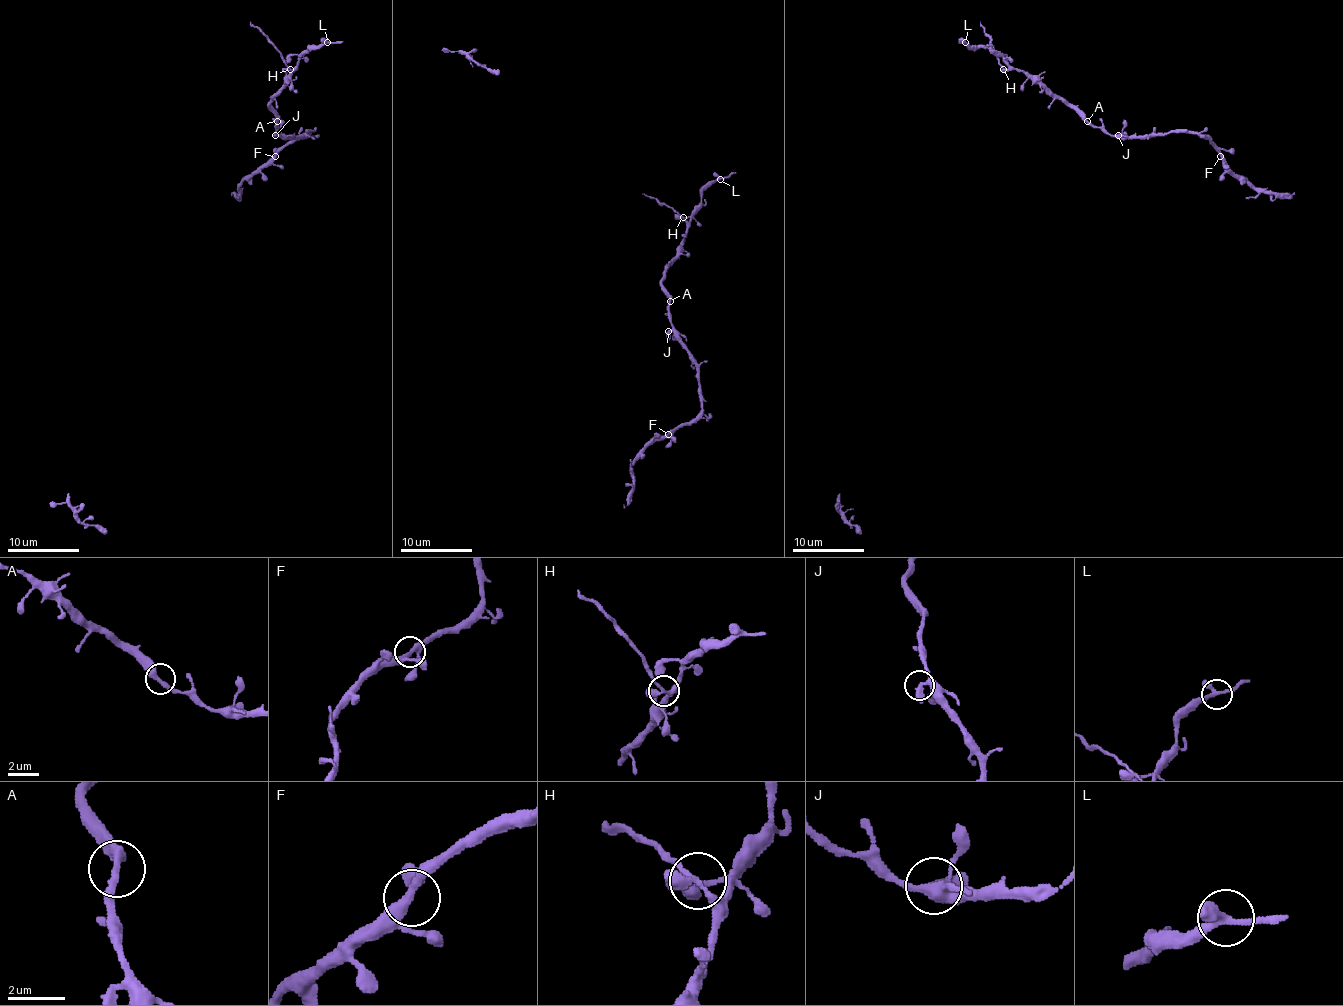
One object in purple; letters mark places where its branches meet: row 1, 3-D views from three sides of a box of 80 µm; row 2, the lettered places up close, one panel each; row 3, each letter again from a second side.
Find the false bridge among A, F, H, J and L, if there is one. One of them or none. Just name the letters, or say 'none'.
H

